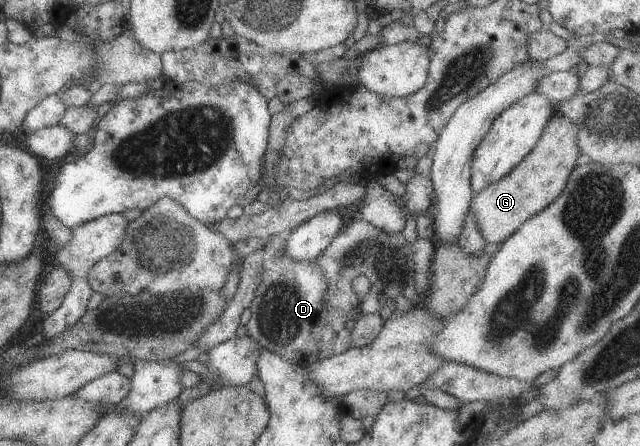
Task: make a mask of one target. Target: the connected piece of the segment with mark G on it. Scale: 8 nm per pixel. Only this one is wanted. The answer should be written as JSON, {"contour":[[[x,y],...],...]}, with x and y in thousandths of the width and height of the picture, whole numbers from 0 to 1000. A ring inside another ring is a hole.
{"contour":[[[878,256],[859,262],[836,330],[791,395],[742,435],[734,478],[742,480],[753,529],[780,549],[800,529],[830,484],[859,462],[884,422],[894,379],[909,361],[902,321],[905,287]]]}

